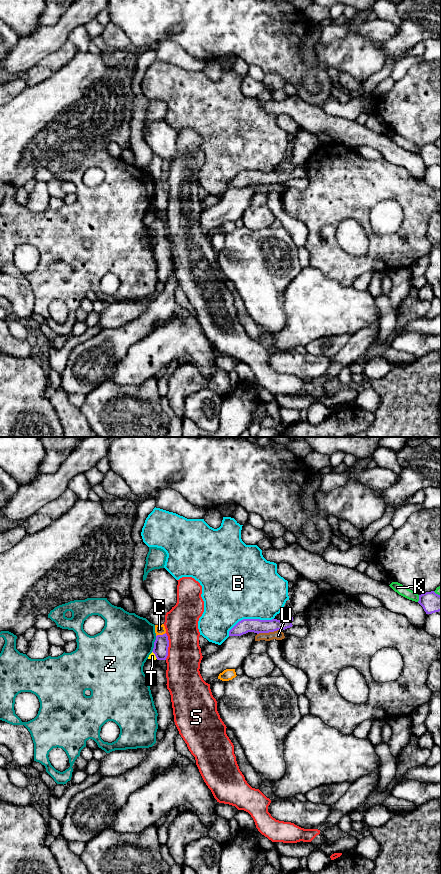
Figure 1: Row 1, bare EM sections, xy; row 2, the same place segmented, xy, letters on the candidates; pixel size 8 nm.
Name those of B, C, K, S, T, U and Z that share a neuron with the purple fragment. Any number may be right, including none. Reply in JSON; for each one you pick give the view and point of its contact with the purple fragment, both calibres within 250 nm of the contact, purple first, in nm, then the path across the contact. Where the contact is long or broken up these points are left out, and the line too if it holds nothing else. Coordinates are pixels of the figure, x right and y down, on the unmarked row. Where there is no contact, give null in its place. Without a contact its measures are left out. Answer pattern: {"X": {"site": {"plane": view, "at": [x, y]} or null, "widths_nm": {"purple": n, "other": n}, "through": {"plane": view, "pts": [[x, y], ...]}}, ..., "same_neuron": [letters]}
{"same_neuron": []}

